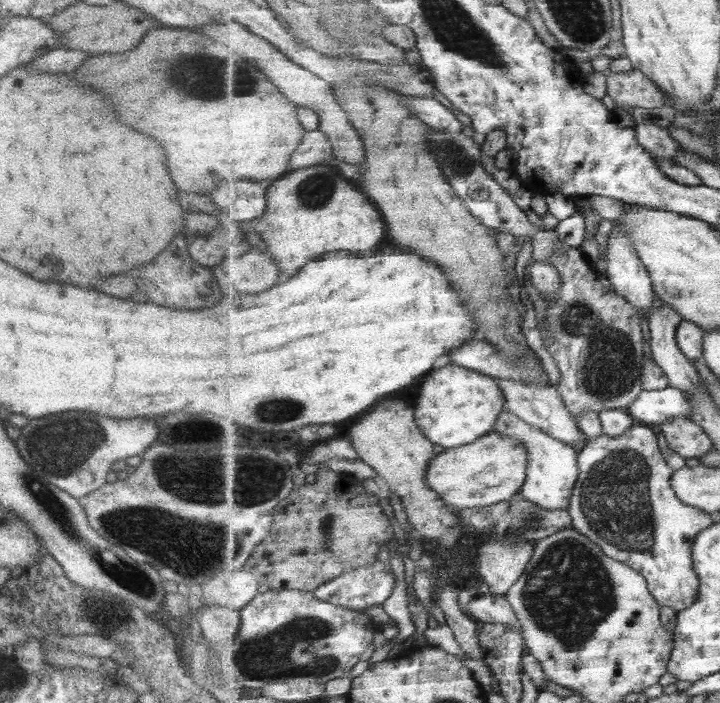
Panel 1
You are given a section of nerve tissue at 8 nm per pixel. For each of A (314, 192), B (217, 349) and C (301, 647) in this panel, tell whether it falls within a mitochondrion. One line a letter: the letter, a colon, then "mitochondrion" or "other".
A: mitochondrion
B: other
C: mitochondrion

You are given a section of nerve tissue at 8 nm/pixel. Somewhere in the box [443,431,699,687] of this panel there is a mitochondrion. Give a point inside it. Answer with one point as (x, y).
(568, 592)

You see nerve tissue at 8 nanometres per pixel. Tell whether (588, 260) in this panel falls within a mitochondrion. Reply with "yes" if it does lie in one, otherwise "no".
no

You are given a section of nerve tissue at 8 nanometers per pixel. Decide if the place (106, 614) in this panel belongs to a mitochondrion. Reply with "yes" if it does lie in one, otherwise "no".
yes

